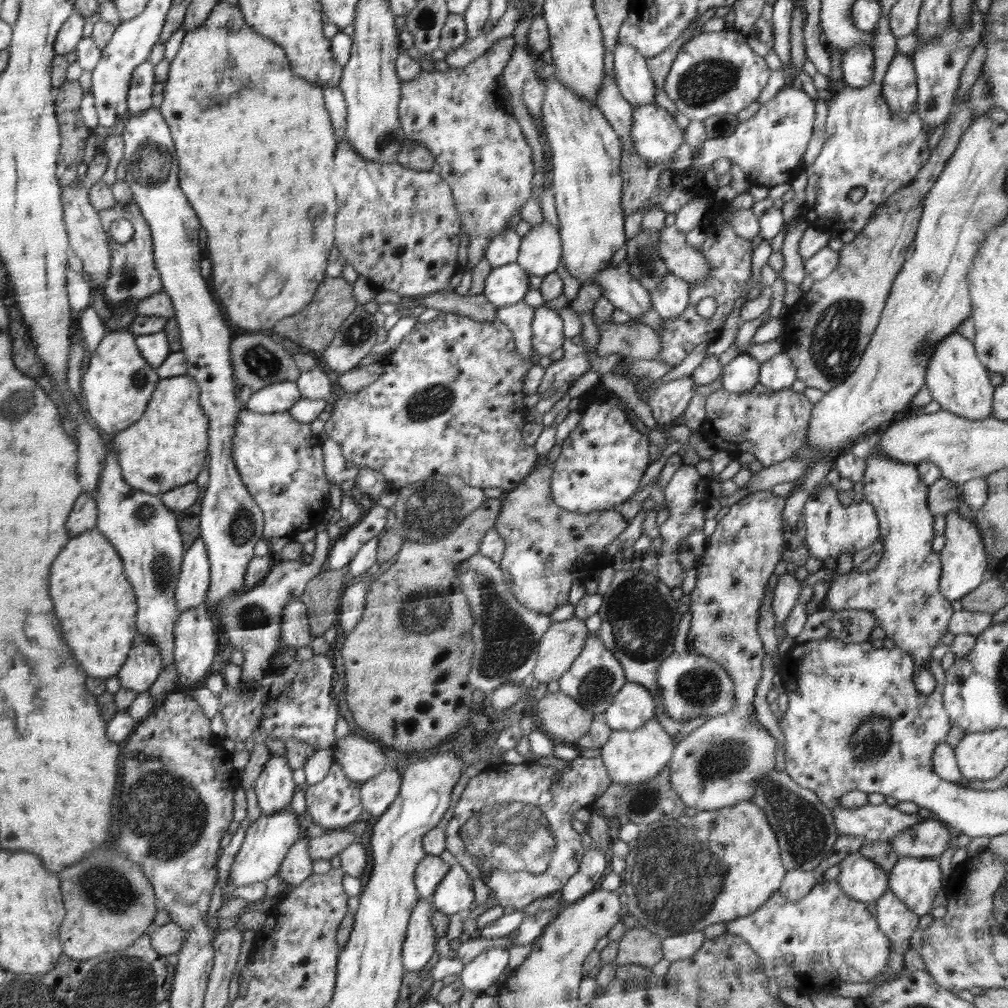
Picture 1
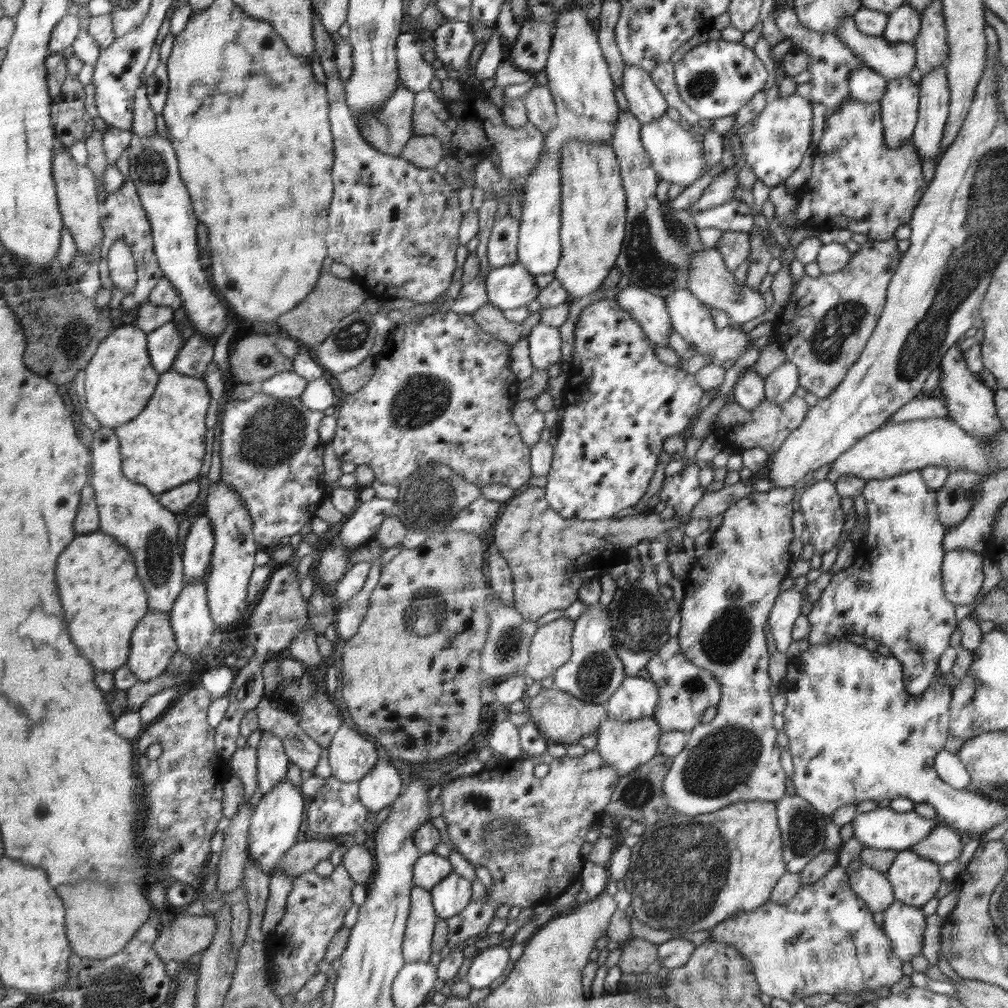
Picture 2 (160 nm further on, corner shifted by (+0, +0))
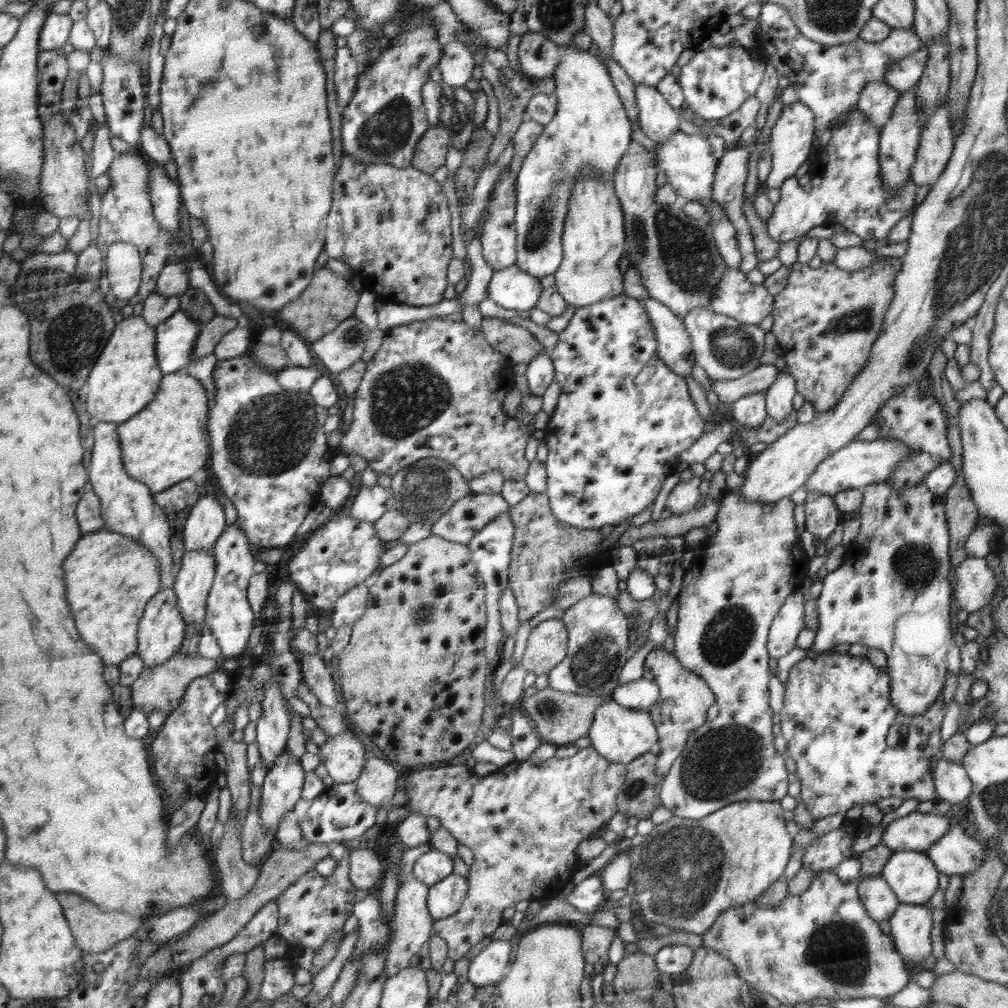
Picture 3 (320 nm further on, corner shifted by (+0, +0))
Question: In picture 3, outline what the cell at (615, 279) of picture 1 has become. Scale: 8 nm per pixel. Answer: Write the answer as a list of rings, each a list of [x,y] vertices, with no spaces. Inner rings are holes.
[[[648,296],[639,301],[655,328],[658,354],[664,364],[676,375],[690,377],[695,356],[690,333],[683,320],[655,298]]]

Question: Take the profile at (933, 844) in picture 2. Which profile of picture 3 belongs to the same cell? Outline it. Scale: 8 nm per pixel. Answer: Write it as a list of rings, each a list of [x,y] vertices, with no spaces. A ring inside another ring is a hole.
[[[954,819],[948,832],[925,852],[940,873],[962,876],[978,870],[984,863],[987,843],[970,837],[964,830],[964,822]]]

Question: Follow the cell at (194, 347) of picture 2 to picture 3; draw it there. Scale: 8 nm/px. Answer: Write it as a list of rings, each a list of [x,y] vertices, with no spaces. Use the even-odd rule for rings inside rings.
[[[216,314],[210,322],[201,325],[195,342],[194,356],[196,358],[204,358],[204,356],[212,354],[214,347],[221,341],[221,338],[236,327],[236,319]]]

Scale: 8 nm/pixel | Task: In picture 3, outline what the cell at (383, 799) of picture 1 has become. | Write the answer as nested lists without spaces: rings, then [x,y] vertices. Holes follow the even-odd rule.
[[[370,757],[360,776],[353,782],[360,800],[378,808],[383,804],[390,805],[390,800],[396,794],[399,773],[399,767],[395,764]]]

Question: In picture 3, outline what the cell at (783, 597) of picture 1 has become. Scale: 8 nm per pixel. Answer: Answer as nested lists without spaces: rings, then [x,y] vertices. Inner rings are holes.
[[[802,590],[788,595],[769,629],[767,652],[770,658],[780,659],[796,648],[799,632],[805,627]]]

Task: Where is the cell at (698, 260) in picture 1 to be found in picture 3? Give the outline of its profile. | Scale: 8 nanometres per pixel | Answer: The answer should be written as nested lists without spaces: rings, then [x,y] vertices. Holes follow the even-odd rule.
[[[726,267],[723,280],[718,283],[717,289],[711,296],[710,309],[718,314],[735,318],[744,324],[758,325],[773,309],[773,295],[771,295],[764,285],[754,284],[746,275],[735,268]]]

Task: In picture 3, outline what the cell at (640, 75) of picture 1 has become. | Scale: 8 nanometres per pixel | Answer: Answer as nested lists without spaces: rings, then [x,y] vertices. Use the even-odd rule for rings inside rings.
[[[636,84],[638,122],[642,132],[655,143],[664,143],[679,130],[679,111],[654,86]]]

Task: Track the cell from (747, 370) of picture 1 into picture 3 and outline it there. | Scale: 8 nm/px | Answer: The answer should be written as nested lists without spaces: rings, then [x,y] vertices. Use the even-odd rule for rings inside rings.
[[[764,391],[747,394],[734,402],[732,420],[735,424],[747,426],[752,430],[760,428],[767,417]]]

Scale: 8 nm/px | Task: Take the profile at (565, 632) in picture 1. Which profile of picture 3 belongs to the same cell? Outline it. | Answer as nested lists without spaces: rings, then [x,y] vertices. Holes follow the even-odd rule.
[[[550,619],[538,624],[530,633],[528,644],[526,644],[526,652],[524,652],[519,665],[522,665],[528,673],[531,672],[536,676],[552,672],[556,665],[565,661],[568,642],[567,631],[564,622],[560,619]]]

